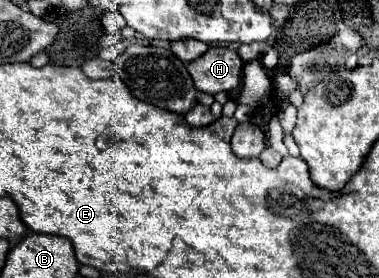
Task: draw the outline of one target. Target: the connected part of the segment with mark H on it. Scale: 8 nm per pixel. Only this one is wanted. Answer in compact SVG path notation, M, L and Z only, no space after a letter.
M210 47L202 57L188 63L188 73L194 79L196 89L216 95L238 87L244 61L230 47Z

